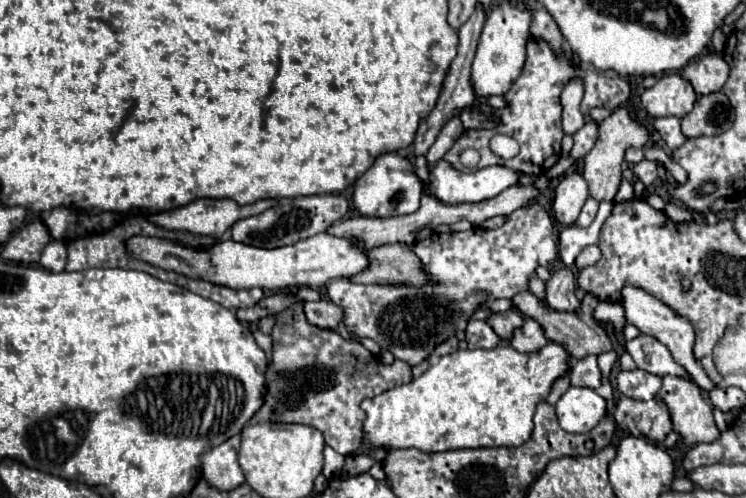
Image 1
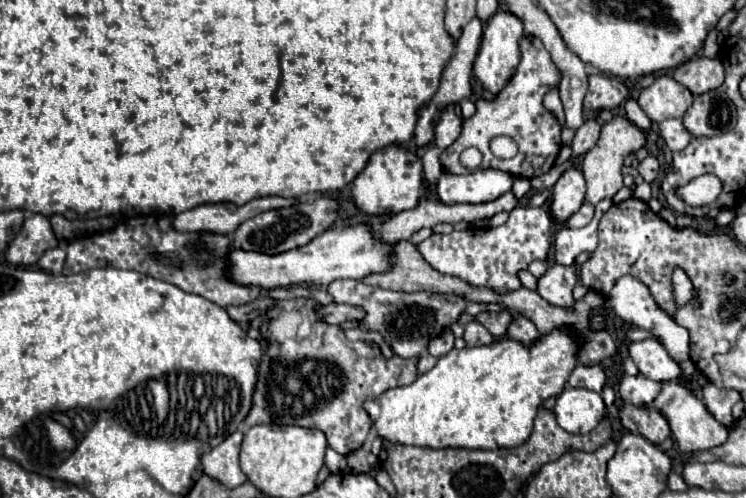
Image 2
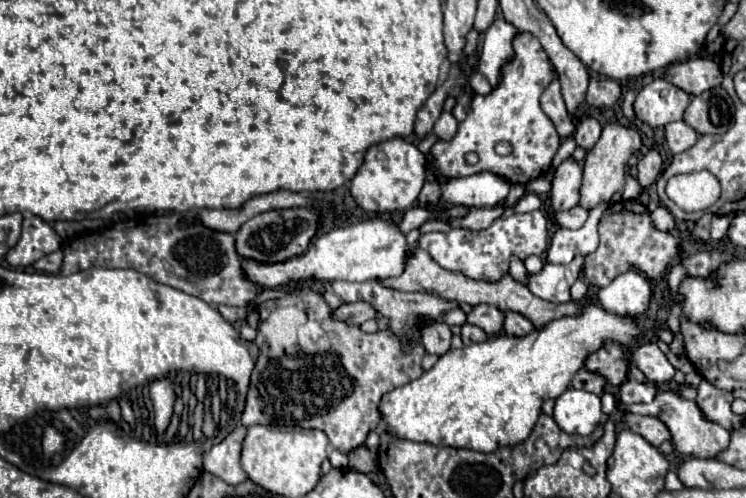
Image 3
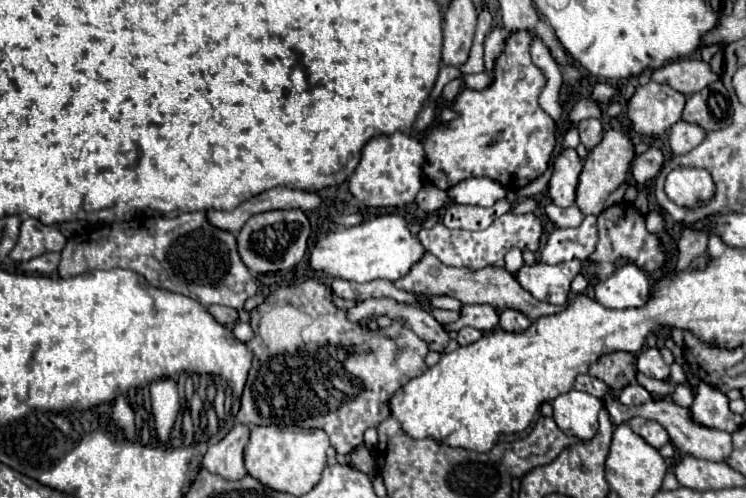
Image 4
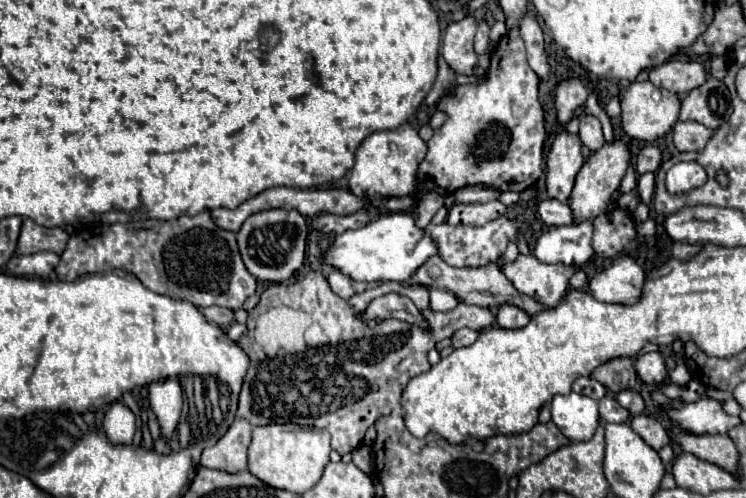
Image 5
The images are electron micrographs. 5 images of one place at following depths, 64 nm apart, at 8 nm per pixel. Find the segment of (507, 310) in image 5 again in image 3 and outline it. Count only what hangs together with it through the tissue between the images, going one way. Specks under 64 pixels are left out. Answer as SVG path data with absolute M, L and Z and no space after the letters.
M506 312L506 316L504 316L504 332L508 336L524 336L524 334L528 334L532 330L534 330L534 326L526 316L522 316L518 312Z

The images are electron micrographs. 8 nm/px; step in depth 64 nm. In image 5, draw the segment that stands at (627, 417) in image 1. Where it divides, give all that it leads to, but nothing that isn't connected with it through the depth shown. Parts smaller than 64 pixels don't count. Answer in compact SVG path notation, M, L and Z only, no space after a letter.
M646 414L632 416L630 426L632 426L632 430L634 430L638 436L642 436L642 440L644 440L648 446L656 448L656 452L658 452L662 446L670 444L670 434L668 434L668 432L664 430L664 426L662 426L656 418L652 418L652 416L646 416Z

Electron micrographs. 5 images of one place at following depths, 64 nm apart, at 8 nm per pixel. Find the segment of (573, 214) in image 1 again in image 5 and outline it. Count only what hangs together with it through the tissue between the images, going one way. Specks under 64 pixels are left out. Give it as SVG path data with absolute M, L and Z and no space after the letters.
M562 130L556 134L548 154L546 154L546 190L548 196L560 202L566 202L578 170L584 164L582 142L578 134Z

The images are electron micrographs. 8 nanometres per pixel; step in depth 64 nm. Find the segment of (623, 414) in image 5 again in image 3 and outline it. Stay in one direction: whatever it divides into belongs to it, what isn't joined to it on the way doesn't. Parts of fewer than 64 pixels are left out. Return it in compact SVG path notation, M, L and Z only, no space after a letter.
M664 390L660 394L656 394L656 398L650 404L618 404L618 408L622 412L632 412L632 414L644 414L644 416L656 416L658 420L662 420L672 436L672 444L680 454L690 454L694 458L716 458L724 448L728 448L728 440L730 440L730 432L724 430L722 426L708 422L704 418L704 414L700 412L700 408L696 406L696 402L692 400L684 400L680 398L674 390Z

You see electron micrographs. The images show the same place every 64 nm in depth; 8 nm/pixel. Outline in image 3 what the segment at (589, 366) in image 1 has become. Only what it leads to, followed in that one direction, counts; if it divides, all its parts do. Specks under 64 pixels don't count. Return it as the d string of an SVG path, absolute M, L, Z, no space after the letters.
M582 368L574 380L572 380L572 388L580 388L580 390L588 390L596 396L602 396L604 394L604 386L606 386L606 380L600 376L600 374L594 374L594 372L588 372L586 368Z

